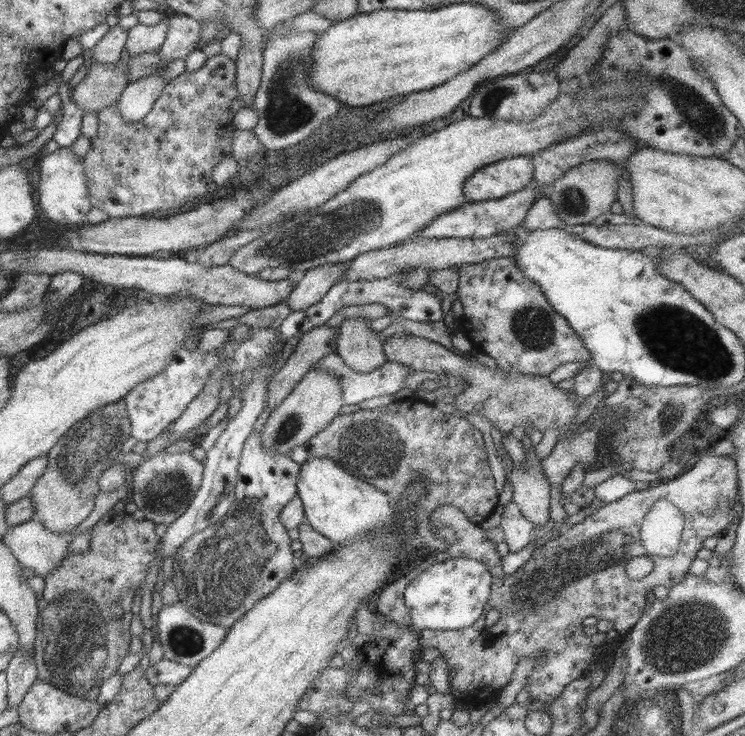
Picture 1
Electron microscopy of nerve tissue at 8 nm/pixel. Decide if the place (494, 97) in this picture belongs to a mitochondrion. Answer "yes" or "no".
yes

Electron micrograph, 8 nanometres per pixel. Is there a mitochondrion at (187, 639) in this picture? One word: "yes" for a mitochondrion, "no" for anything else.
yes

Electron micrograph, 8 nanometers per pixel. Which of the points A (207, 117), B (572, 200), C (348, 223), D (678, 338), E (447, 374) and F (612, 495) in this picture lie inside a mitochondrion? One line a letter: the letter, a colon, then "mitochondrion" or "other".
A: other
B: mitochondrion
C: mitochondrion
D: mitochondrion
E: other
F: other

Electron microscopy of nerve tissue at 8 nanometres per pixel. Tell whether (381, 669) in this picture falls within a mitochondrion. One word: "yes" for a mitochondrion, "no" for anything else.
no

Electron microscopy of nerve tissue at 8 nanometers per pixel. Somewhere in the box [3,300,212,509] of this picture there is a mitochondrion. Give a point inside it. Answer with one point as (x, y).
(85, 446)

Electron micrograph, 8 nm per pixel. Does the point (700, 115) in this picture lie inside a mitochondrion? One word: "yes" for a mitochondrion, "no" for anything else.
yes

